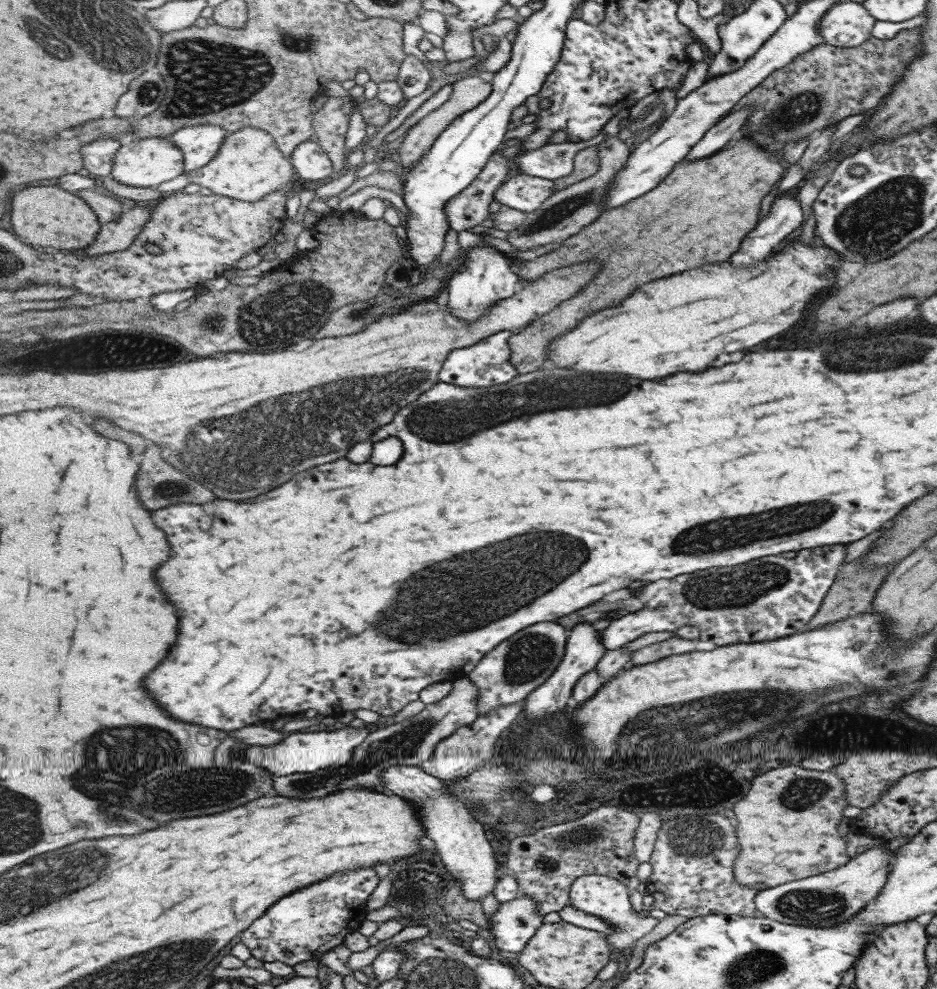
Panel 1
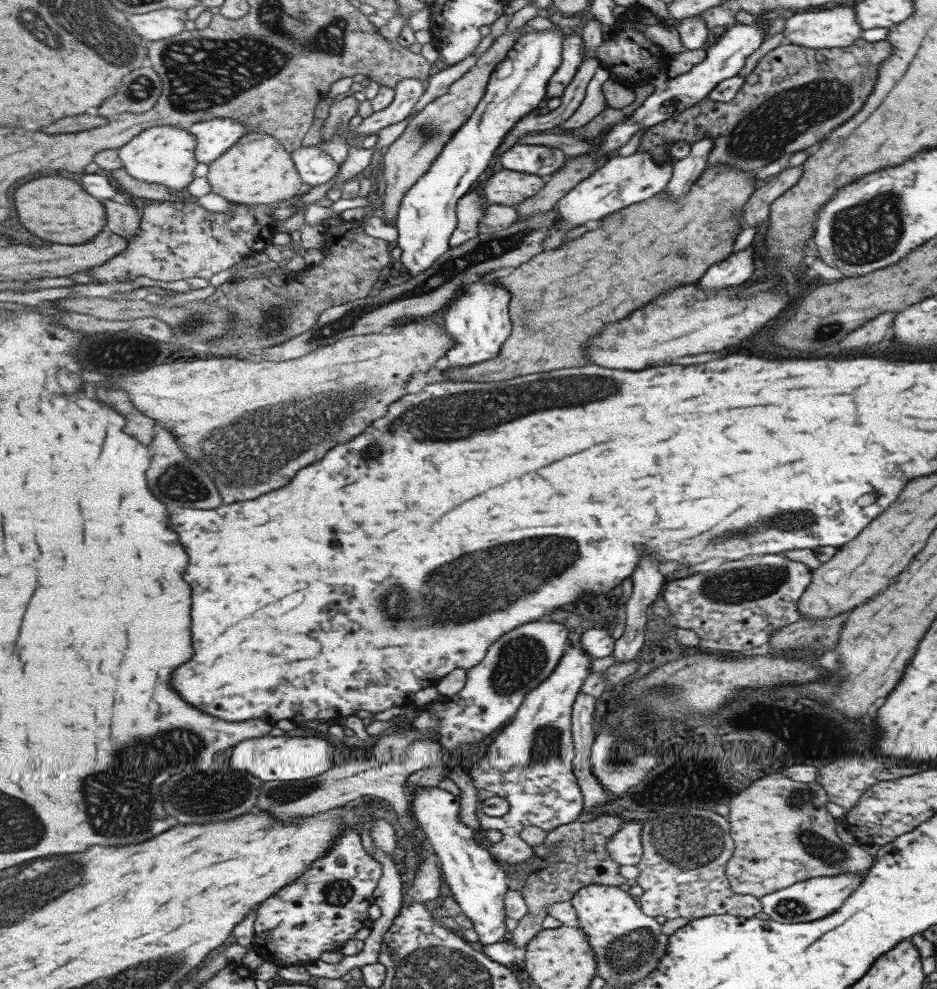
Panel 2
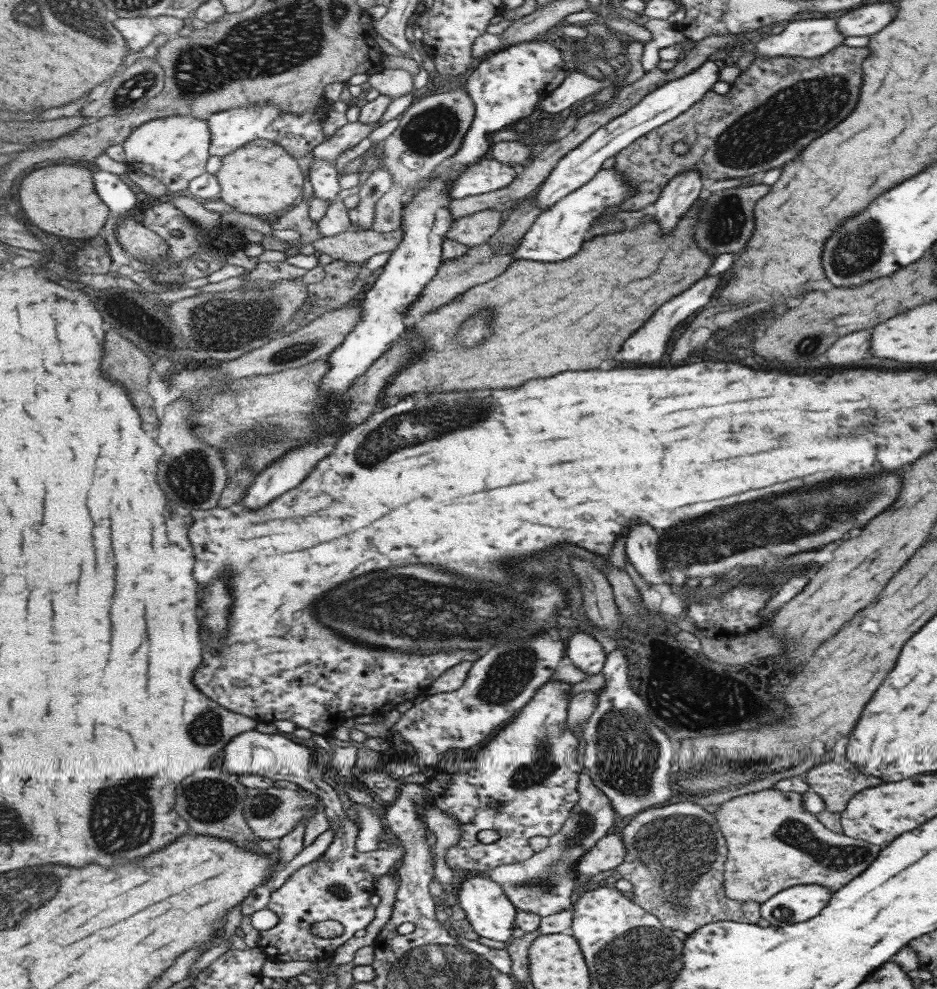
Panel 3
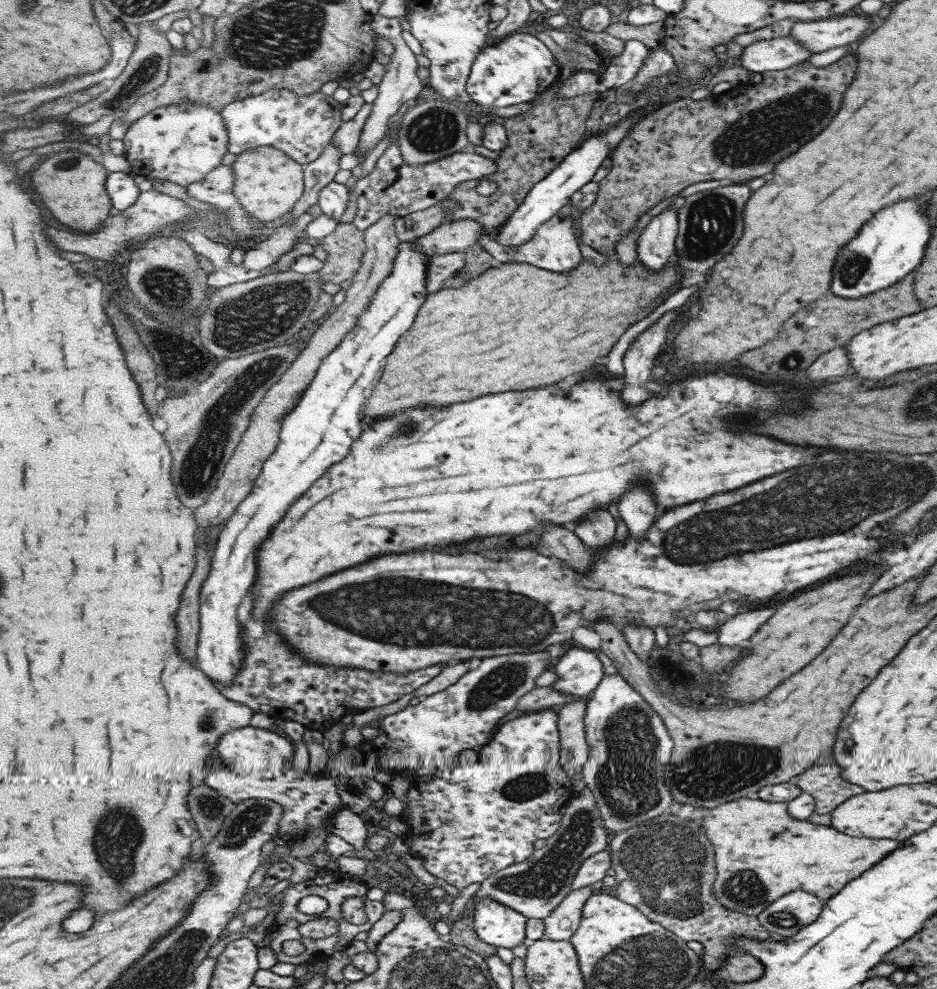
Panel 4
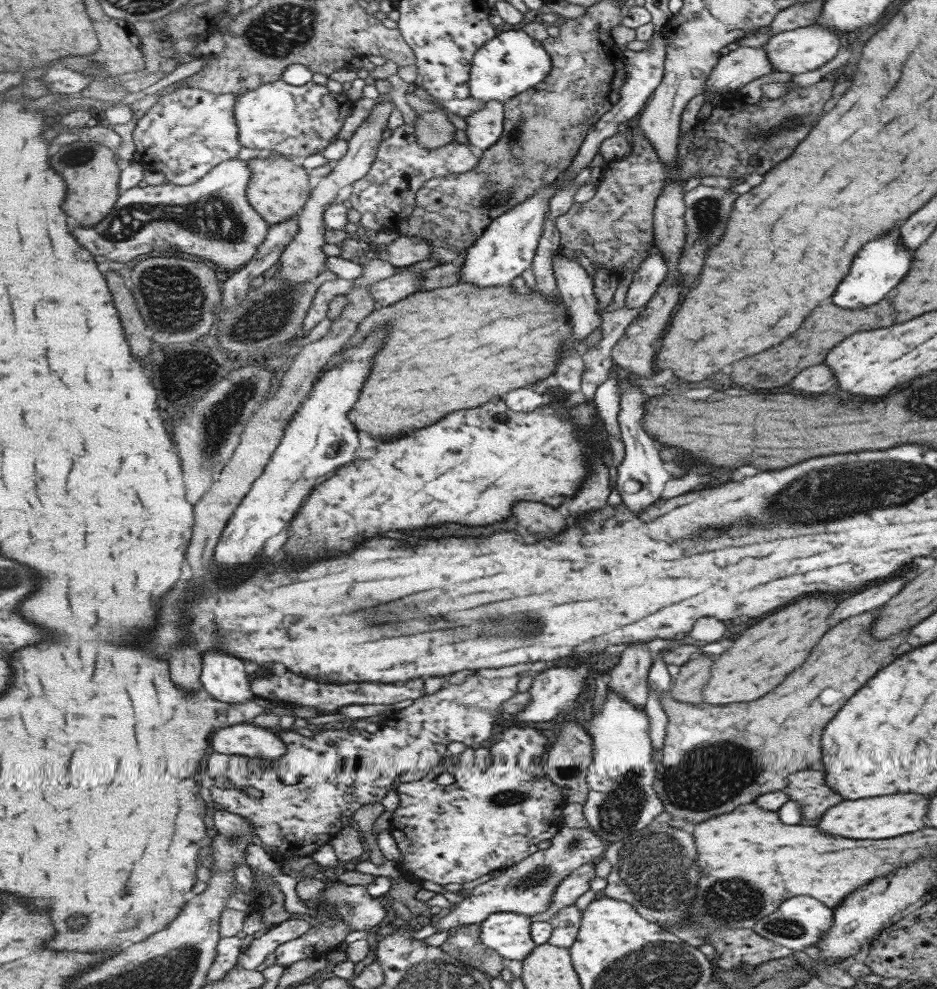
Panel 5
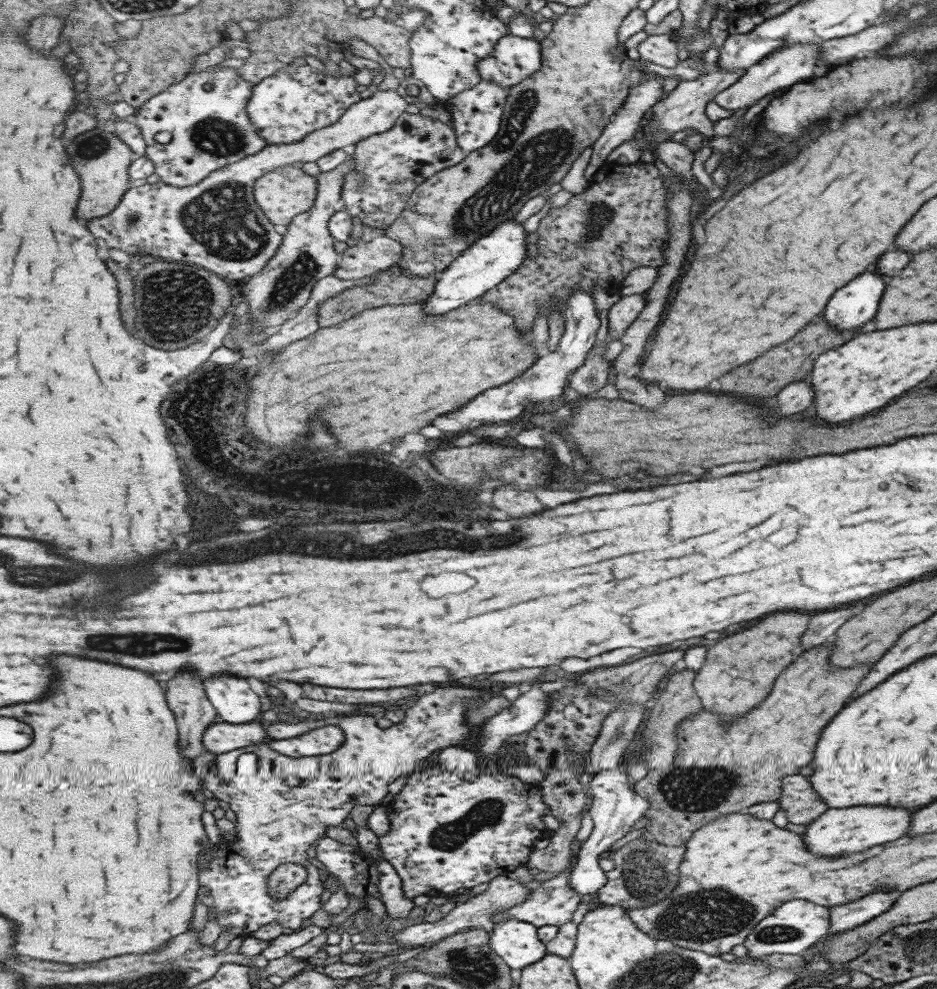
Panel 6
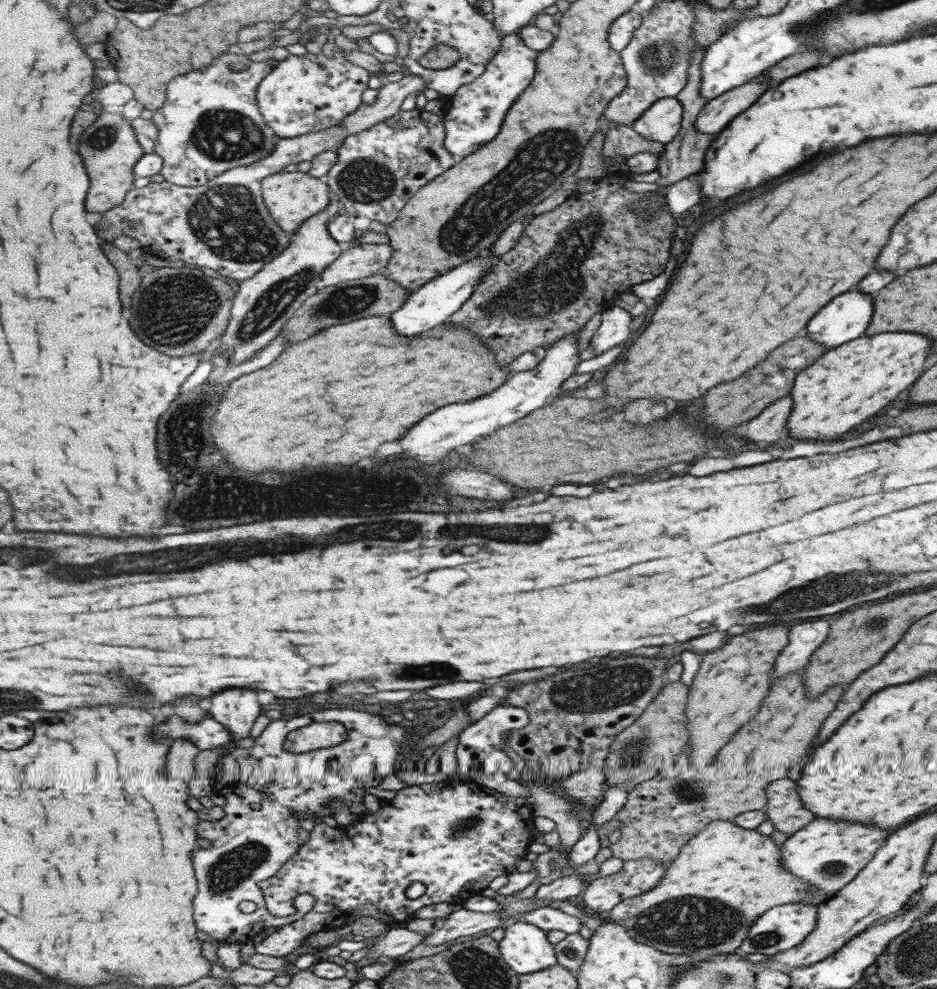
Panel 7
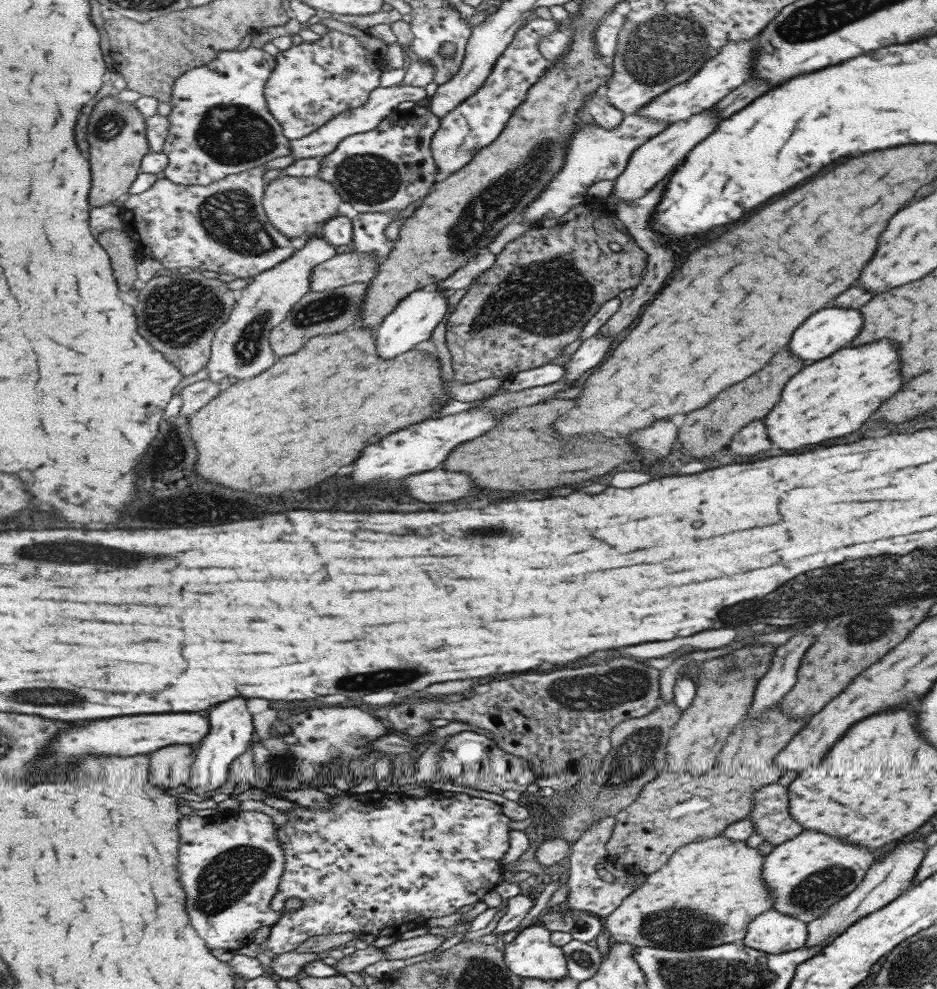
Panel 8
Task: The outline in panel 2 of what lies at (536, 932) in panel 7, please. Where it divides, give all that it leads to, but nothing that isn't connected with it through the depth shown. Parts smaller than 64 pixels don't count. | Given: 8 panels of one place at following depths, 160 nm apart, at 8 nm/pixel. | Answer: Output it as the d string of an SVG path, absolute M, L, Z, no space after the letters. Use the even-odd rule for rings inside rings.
M449 785L439 787L417 787L408 789L411 798L412 812L418 824L426 831L428 842L440 860L444 880L450 891L462 906L464 913L474 920L474 930L481 945L487 947L505 940L510 933L505 926L506 894L508 871L497 863L485 844L477 841L476 830L461 822L461 798Z

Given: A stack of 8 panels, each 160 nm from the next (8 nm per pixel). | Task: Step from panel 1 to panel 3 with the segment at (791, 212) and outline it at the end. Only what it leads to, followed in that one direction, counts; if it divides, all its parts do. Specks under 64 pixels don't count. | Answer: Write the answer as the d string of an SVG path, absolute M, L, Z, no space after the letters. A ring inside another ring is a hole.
M719 274L717 276L702 276L691 284L689 288L686 288L683 294L673 296L671 300L663 304L663 308L659 308L659 312L655 312L655 316L651 316L643 323L643 328L639 328L639 332L635 332L635 336L631 336L631 340L627 340L627 344L622 344L623 348L617 352L616 358L627 362L627 364L633 364L633 366L643 366L643 364L657 362L663 356L663 352L665 352L667 340L673 334L675 324L685 320L697 308L705 306L709 302L709 298L715 294L715 290L719 288L721 280L723 280L723 276L719 276Z

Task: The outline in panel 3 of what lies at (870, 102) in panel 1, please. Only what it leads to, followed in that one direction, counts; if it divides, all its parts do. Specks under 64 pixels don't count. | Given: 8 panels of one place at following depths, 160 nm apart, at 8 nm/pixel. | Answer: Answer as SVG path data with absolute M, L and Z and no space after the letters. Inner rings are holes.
M837 46L815 58L792 56L755 57L740 75L730 83L729 90L722 95L707 91L699 100L672 120L642 134L614 156L613 167L635 190L620 205L608 206L602 216L621 210L634 211L654 203L662 188L672 176L683 171L697 170L705 180L724 178L748 178L755 172L767 171L795 158L811 140L839 124L855 106L861 86L861 62L867 58L867 48ZM675 142L689 145L688 153L674 155L671 146Z

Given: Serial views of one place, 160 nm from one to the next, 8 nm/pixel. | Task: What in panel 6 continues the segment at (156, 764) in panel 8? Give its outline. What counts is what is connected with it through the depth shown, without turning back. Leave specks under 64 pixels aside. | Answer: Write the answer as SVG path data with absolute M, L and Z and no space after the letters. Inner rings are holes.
M179 672L179 676L175 676L175 680L171 680L171 684L169 684L167 700L171 704L171 710L179 716L182 753L192 759L205 753L207 751L203 744L205 731L220 721L220 714L218 710L215 710L215 706L209 702L199 676L195 672Z

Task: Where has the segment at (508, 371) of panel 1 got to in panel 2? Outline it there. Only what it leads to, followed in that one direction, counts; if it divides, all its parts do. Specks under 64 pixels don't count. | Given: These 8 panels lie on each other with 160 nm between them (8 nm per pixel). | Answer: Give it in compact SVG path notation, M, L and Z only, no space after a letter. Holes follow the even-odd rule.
M494 281L472 282L468 284L466 291L460 294L450 303L450 309L442 323L447 332L457 340L455 350L447 354L449 368L461 368L479 364L491 358L497 358L505 340L513 332L509 304L512 301L512 292Z

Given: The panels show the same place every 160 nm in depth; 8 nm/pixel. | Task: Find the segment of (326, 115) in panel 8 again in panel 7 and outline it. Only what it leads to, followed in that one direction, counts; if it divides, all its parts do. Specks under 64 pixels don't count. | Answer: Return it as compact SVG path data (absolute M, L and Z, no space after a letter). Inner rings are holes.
M335 46L335 52L334 52L332 58L325 58L321 54L316 55L316 56L315 56L315 54L306 54L305 56L289 55L284 61L281 61L278 63L278 65L273 69L273 72L271 72L270 75L267 75L266 78L262 80L262 83L259 85L259 88L258 88L258 105L259 105L259 108L261 108L262 115L265 117L265 121L267 121L267 124L269 124L271 126L271 129L273 129L275 131L275 134L277 136L280 136L281 139L293 139L293 138L301 136L301 135L309 135L314 132L326 131L329 128L333 128L335 126L341 125L343 123L343 120L345 120L349 115L353 115L354 112L357 111L358 108L362 106L362 104L364 103L363 93L369 88L369 80L371 80L371 76L373 73L368 72L364 66L357 66L357 64L352 64L351 62L345 60L345 54L343 54L343 52L345 53L345 52L349 52L349 51L343 51L343 50L337 49Z

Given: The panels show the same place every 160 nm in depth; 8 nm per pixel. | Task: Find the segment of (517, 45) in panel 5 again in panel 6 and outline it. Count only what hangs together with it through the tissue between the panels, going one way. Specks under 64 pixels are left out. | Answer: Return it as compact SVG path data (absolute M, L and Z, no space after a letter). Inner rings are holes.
M508 34L495 47L495 56L479 62L482 80L513 88L542 69L542 44L533 38Z

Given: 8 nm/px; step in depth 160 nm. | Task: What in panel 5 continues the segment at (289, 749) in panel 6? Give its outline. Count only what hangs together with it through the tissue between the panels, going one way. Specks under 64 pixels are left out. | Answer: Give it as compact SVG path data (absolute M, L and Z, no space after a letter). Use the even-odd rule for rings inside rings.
M251 724L229 726L216 731L211 747L223 755L250 756L277 760L288 753L287 744L277 730Z

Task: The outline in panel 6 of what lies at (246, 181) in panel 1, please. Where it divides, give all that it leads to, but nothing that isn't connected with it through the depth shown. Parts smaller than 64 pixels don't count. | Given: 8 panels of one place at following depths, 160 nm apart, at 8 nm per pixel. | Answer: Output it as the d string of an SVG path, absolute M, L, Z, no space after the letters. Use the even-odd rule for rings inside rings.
M287 165L262 176L255 185L254 197L273 224L283 224L288 227L296 216L314 207L315 199L318 198L318 177L309 176L301 168Z

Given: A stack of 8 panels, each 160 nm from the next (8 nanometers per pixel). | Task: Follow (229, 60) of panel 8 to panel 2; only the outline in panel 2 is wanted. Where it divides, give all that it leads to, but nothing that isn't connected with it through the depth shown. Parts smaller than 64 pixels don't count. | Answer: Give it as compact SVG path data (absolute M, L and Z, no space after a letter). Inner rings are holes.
M160 125L149 128L119 149L124 169L133 177L151 184L161 184L174 193L188 188L195 179L198 140L193 132L179 126Z

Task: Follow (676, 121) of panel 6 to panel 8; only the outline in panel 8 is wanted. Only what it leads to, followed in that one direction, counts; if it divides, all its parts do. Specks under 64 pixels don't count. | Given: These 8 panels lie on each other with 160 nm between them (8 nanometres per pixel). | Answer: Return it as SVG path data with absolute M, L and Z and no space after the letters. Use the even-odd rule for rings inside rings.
M623 115L615 128L603 128L598 123L582 125L573 133L568 155L563 170L552 180L550 186L528 208L521 218L535 224L543 219L566 215L573 207L585 200L591 187L601 183L611 183L626 170L631 154L655 135L667 128L667 123L660 123L643 115Z

